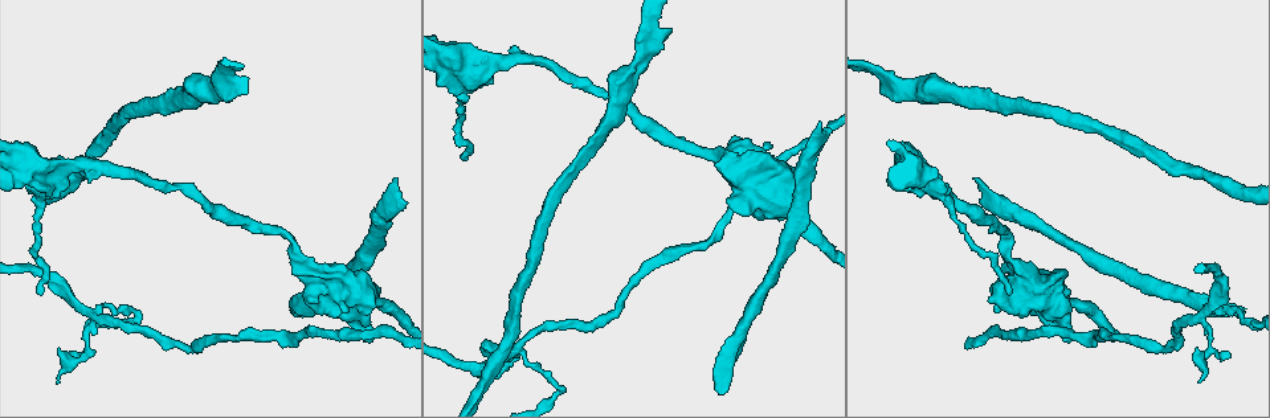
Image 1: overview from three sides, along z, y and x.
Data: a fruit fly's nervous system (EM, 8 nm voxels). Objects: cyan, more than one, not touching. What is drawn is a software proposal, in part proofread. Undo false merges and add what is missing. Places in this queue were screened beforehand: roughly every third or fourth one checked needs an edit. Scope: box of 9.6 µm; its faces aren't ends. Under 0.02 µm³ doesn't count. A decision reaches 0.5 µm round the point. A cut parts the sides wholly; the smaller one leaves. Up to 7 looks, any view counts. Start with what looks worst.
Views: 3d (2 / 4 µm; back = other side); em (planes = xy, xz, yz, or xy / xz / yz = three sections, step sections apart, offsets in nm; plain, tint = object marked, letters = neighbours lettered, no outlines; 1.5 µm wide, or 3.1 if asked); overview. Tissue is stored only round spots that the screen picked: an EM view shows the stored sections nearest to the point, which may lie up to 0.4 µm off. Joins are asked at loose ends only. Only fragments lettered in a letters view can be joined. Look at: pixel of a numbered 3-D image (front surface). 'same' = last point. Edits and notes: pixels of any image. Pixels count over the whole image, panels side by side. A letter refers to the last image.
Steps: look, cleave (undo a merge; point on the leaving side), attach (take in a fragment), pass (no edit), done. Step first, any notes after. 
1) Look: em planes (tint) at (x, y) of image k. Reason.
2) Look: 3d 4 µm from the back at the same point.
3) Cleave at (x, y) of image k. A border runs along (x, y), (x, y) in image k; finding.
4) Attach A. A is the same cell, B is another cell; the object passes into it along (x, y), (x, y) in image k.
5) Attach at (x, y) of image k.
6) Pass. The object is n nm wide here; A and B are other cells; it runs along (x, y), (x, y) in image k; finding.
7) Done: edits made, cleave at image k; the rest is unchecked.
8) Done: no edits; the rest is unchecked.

Look: 3d 2 µm at (1243, 307) of image 1. Branch stops here.

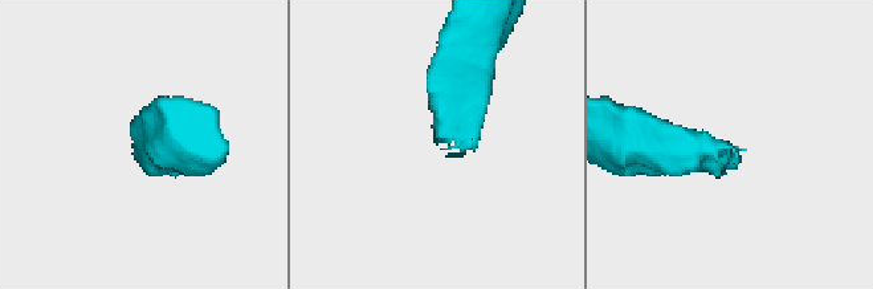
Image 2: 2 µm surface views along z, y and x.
Look: em planes (letters) at (742, 148) of image 2. Need the tissue.

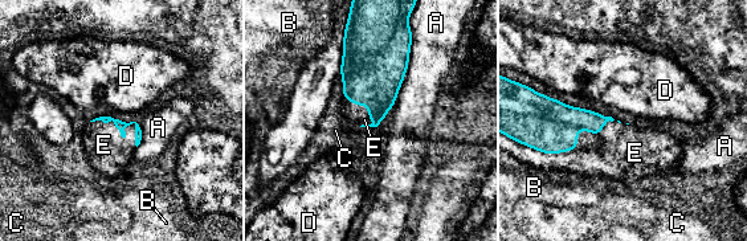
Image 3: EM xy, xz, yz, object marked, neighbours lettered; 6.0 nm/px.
Attach E. E is the same cell, A, B, C and D are other cells; the object passes into it along (119, 125), (123, 137), (103, 144) in image 3; the neuron continues.

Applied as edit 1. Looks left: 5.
Look: em yz step 8 (tint) at (1200, 316) of image 1. Looks like a crossing.

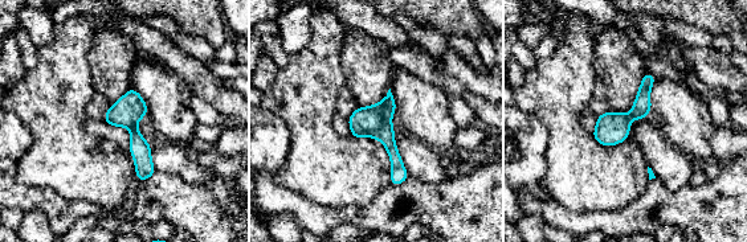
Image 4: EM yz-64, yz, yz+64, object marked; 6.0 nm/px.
Look: em planes (letters) at the same point. Cut it another way.

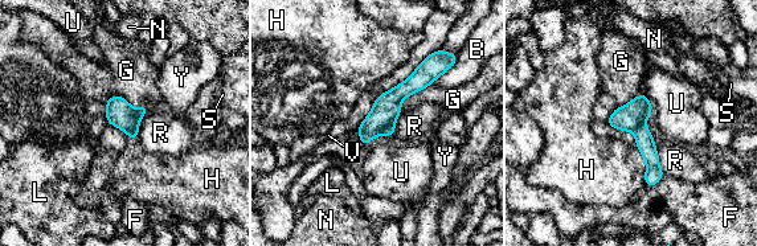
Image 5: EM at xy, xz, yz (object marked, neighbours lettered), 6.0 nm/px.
Cleave at (388, 130) of image 5. The object is 170 nm wide here; B, F, G, H, L, N, R, S, U, V and Y are other cells; the part that leaves runs along (642, 127), (651, 158), (650, 183) in image 5; two neurons meet here.

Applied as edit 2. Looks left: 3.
Look: em planes (letters) at (670, 30) of image 1. Free end.

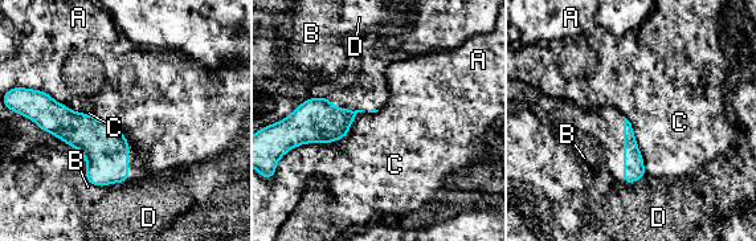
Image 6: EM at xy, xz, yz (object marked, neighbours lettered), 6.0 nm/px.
Pass. The object is 130 nm wide here; A, B, C and D are other cells; it runs along (626, 125), (630, 147), (630, 179) in image 6; no lettered fragment goes on from it.

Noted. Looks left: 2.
Done: edits made, attach at image 3, cleave at image 5; the rest is unchecked.

